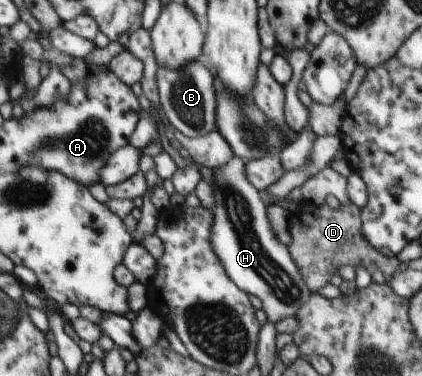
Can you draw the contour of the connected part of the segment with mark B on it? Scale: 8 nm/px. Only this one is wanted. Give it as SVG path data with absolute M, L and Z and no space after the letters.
M196 60L181 69L158 68L157 86L160 105L165 110L172 126L187 137L196 138L206 136L217 128L215 120L215 106L217 94L214 74L202 60Z

